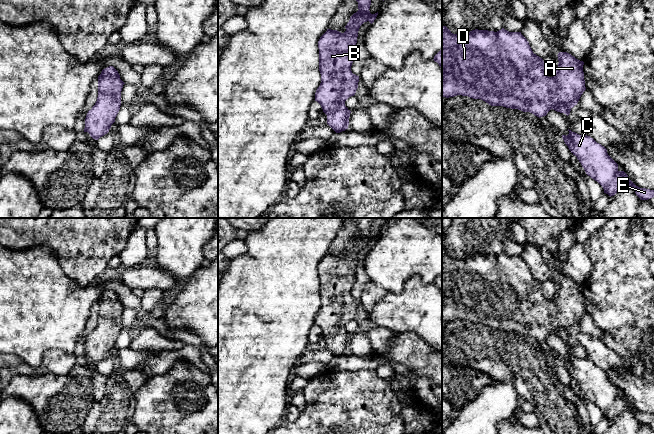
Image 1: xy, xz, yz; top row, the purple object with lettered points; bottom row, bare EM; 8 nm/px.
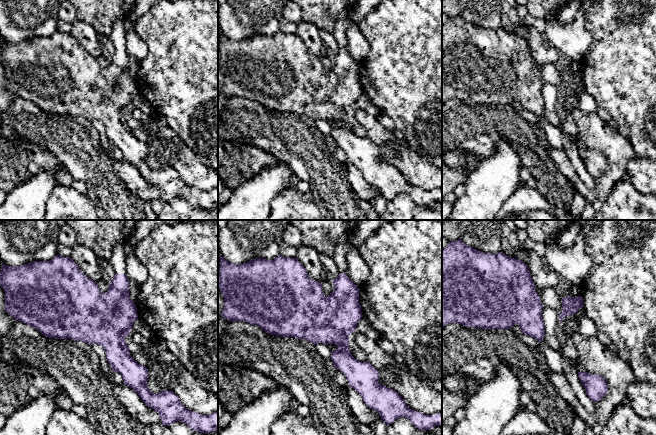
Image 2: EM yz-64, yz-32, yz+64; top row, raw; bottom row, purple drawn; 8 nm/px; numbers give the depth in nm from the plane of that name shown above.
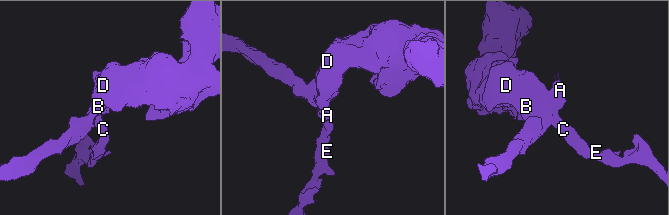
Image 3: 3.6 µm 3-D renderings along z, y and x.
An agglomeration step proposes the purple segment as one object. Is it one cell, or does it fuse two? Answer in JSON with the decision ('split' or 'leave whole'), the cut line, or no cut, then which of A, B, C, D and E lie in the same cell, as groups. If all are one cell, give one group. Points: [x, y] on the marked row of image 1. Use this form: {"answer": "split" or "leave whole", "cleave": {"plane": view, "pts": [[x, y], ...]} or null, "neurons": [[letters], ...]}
{"answer": "leave whole", "cleave": null, "neurons": [["A", "B", "C", "D", "E"]]}

